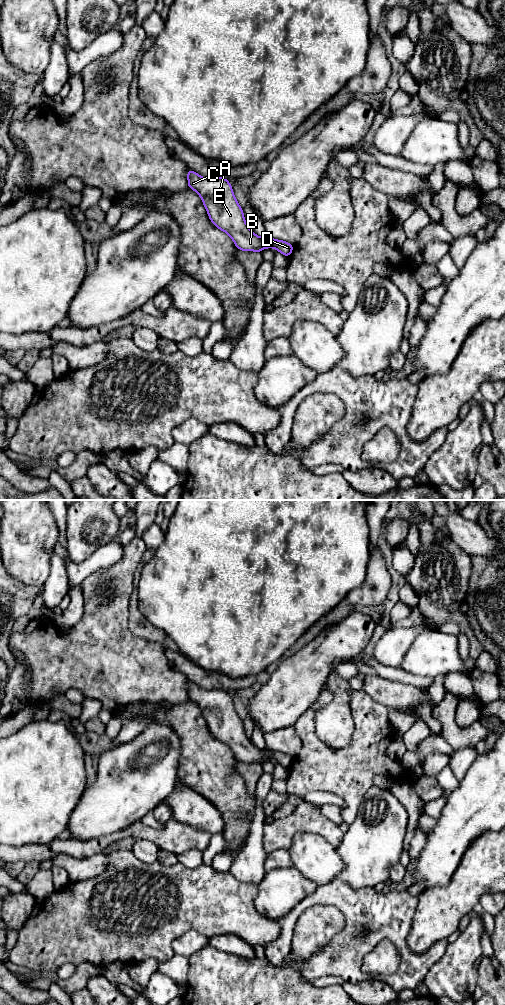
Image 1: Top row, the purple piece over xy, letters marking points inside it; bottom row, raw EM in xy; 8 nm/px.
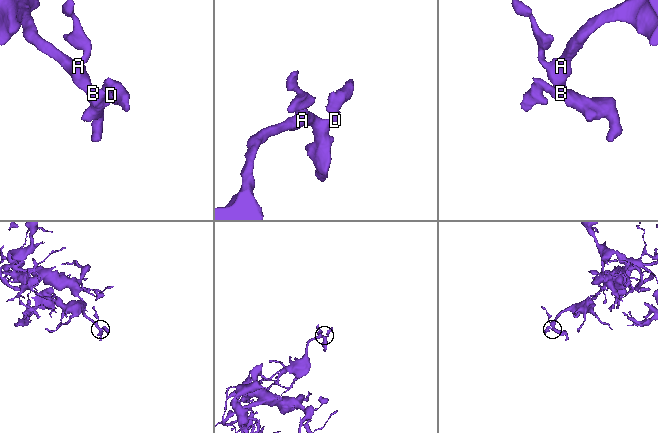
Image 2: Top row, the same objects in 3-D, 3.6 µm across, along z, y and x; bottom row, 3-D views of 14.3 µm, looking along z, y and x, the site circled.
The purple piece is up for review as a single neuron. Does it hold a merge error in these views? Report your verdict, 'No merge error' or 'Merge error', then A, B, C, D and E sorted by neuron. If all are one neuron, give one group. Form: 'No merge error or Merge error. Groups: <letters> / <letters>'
No merge error. Groups: A B C D E

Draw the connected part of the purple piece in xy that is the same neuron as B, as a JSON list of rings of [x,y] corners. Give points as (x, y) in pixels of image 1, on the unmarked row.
[[[188,681],[187,689],[188,700],[199,706],[211,734],[231,749],[237,761],[261,765],[263,760],[275,759],[278,764],[290,769],[294,757],[268,748],[258,749],[247,738],[228,691],[204,690],[191,681]]]

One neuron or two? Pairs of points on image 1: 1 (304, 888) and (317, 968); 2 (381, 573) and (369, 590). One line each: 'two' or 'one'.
1: two
2: one

